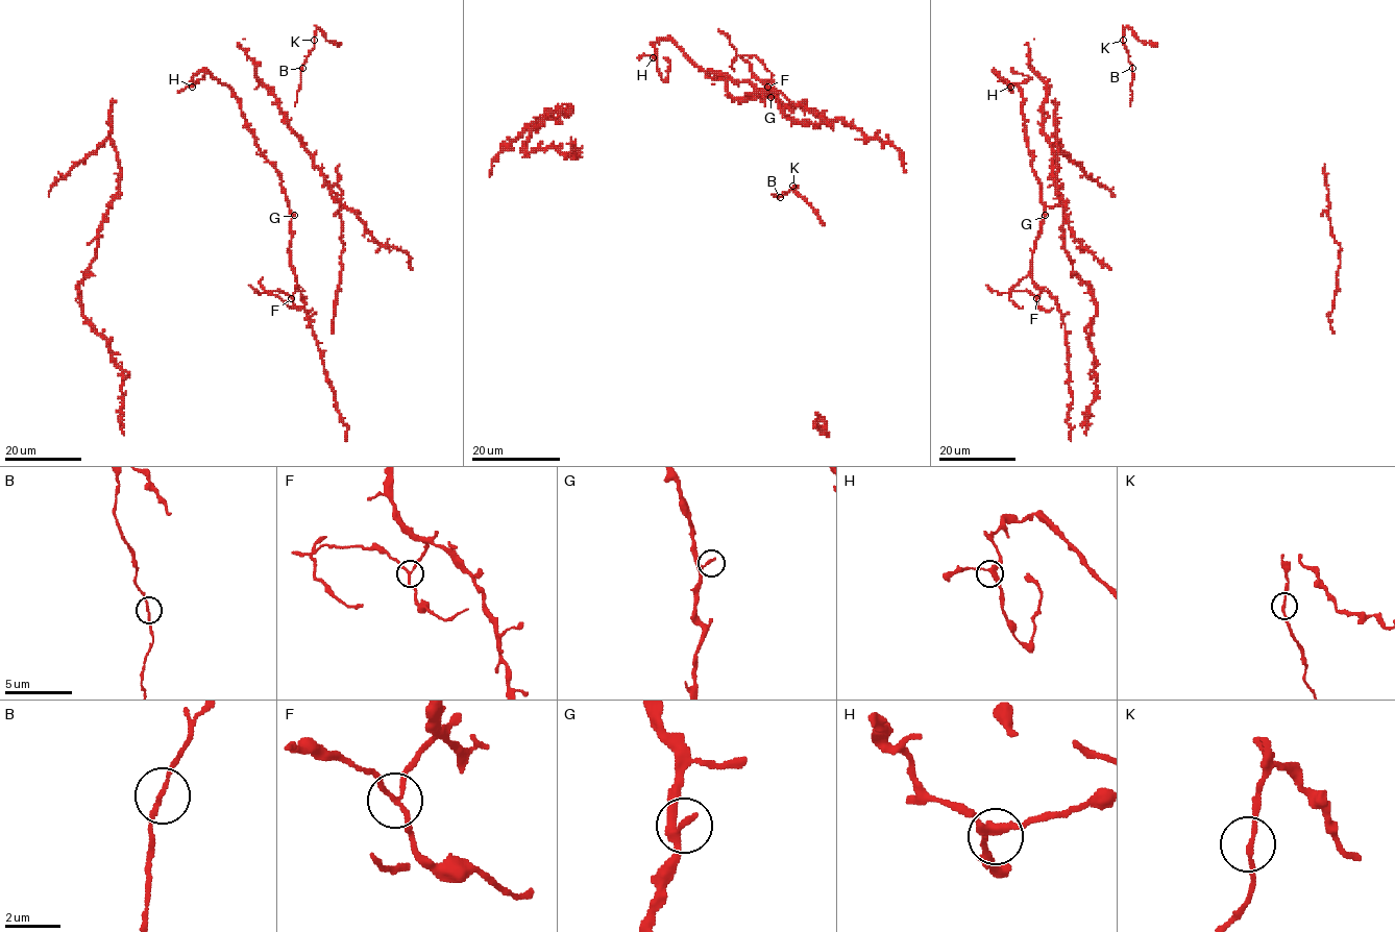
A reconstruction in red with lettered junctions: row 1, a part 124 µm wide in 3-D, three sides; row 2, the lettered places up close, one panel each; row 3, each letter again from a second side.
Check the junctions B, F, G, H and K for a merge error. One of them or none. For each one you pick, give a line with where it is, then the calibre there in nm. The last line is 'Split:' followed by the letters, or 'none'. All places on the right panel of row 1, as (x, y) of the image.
F: Place: (1036, 298). Thickness 150 nm
Split: F

